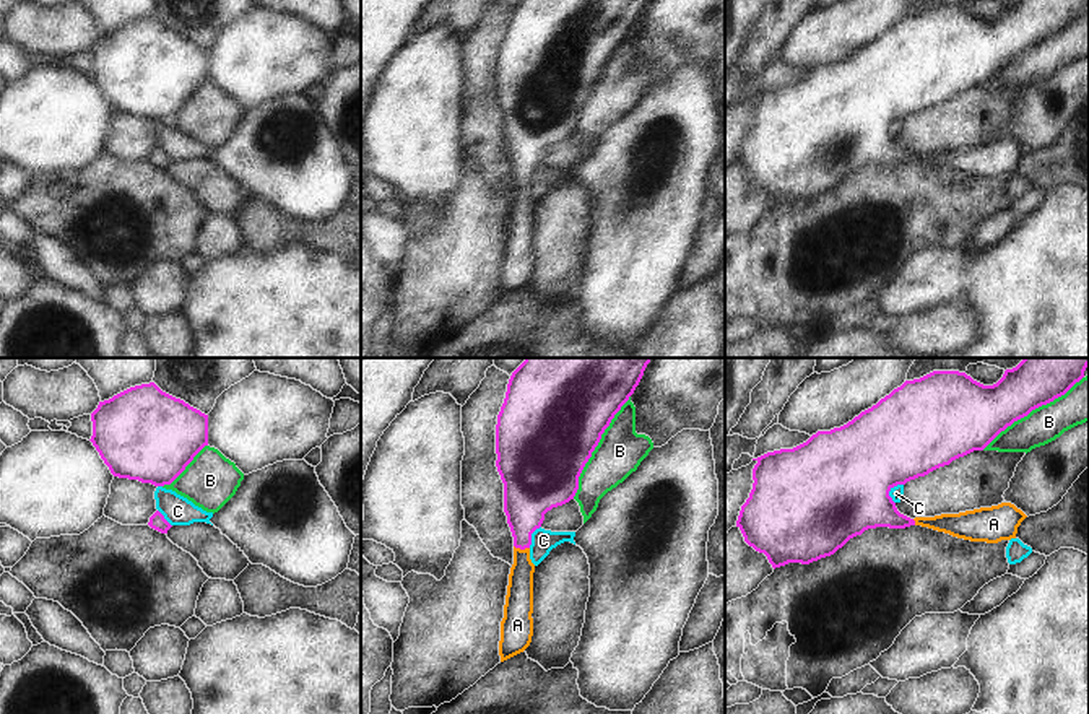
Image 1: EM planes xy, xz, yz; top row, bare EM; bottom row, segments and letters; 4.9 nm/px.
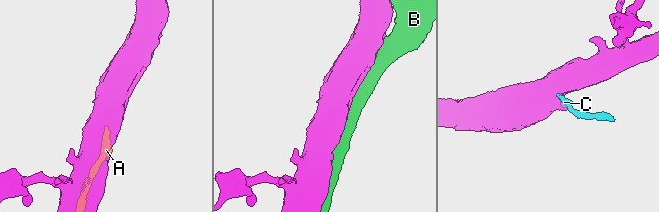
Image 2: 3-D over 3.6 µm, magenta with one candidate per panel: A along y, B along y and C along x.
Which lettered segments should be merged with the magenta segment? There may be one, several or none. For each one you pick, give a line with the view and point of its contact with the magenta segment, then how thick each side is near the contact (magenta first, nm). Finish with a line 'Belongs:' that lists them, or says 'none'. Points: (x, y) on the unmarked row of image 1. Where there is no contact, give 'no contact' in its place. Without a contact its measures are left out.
A: meets magenta in xz at (522, 184); 240 nm thick on the magenta side, 140 nm on the other
Belongs: A

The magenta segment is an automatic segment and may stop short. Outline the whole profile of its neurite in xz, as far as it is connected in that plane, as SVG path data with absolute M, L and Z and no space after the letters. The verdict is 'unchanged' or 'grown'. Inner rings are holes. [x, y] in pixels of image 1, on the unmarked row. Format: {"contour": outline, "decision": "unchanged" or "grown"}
{"contour": "M520 0L510 11L496 60L496 102L514 172L514 200L501 257L501 298L523 288L533 272L531 169L544 150L574 135L579 112L614 50L639 21L647 0Z", "decision": "grown"}

